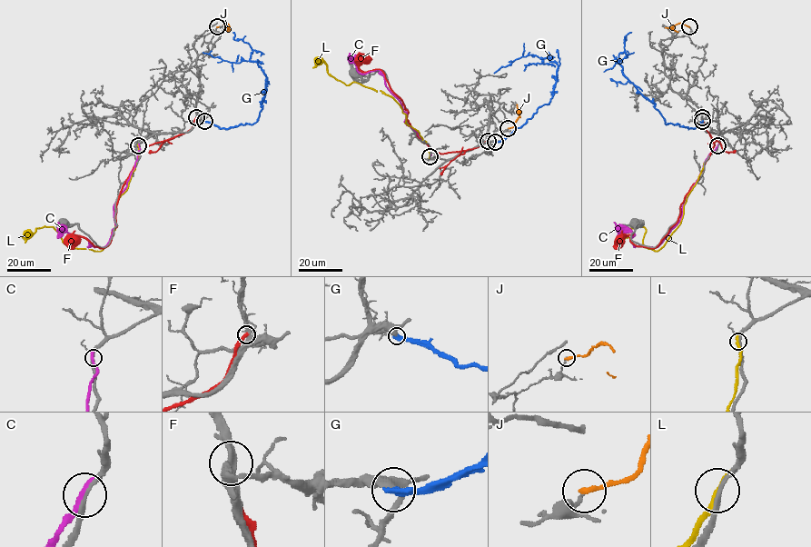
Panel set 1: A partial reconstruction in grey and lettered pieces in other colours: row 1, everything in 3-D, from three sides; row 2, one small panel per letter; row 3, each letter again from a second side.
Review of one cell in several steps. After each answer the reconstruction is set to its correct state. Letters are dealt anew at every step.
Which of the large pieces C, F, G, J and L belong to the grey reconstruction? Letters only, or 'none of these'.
G

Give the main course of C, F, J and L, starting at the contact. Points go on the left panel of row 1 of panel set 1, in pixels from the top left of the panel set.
C: (139, 145), (134, 169), (113, 205), (115, 227), (104, 246), (95, 246), (85, 238), (69, 234), (58, 222)
F: (197, 117), (186, 132), (142, 152), (122, 187), (110, 243), (99, 248), (68, 234), (71, 249)
J: (217, 26), (228, 24), (225, 27)
L: (138, 145), (128, 186), (114, 205), (114, 229), (101, 251), (70, 248), (52, 226), (37, 228), (22, 237)

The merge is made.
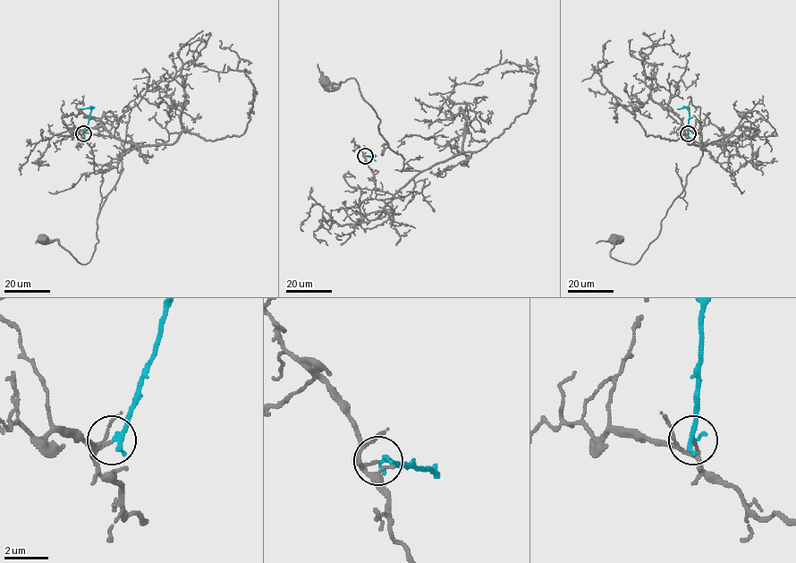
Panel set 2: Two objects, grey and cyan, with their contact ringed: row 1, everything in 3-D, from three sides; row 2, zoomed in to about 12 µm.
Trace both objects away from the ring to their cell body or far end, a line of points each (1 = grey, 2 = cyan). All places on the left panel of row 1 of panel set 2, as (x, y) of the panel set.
1: (82, 133), (96, 174), (138, 146), (122, 157), (87, 263), (44, 238)
2: (83, 133), (90, 109), (81, 108)

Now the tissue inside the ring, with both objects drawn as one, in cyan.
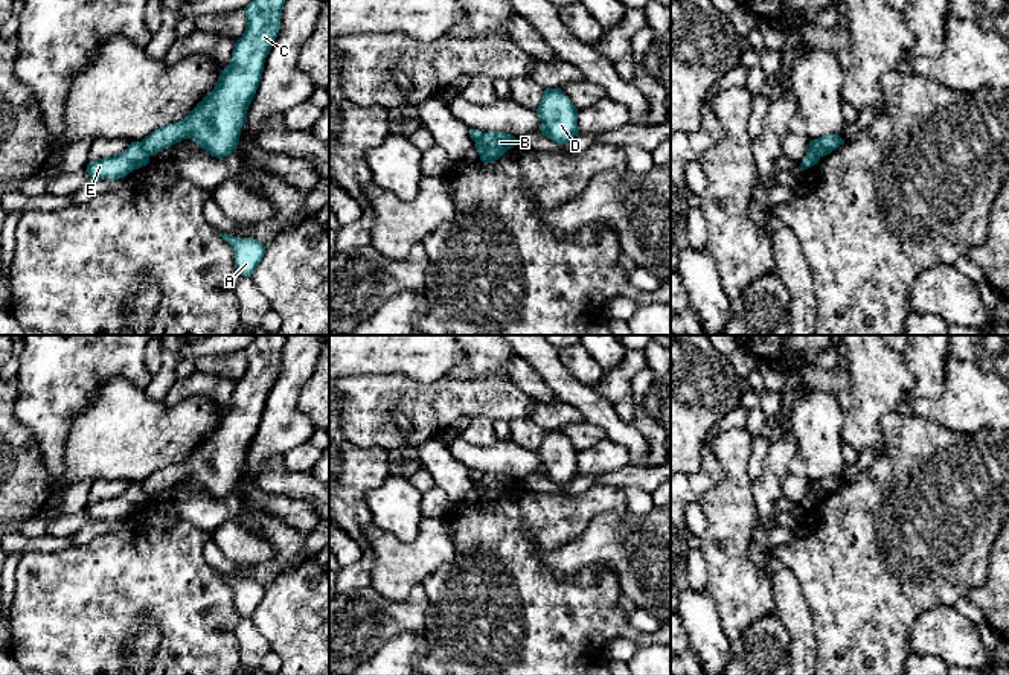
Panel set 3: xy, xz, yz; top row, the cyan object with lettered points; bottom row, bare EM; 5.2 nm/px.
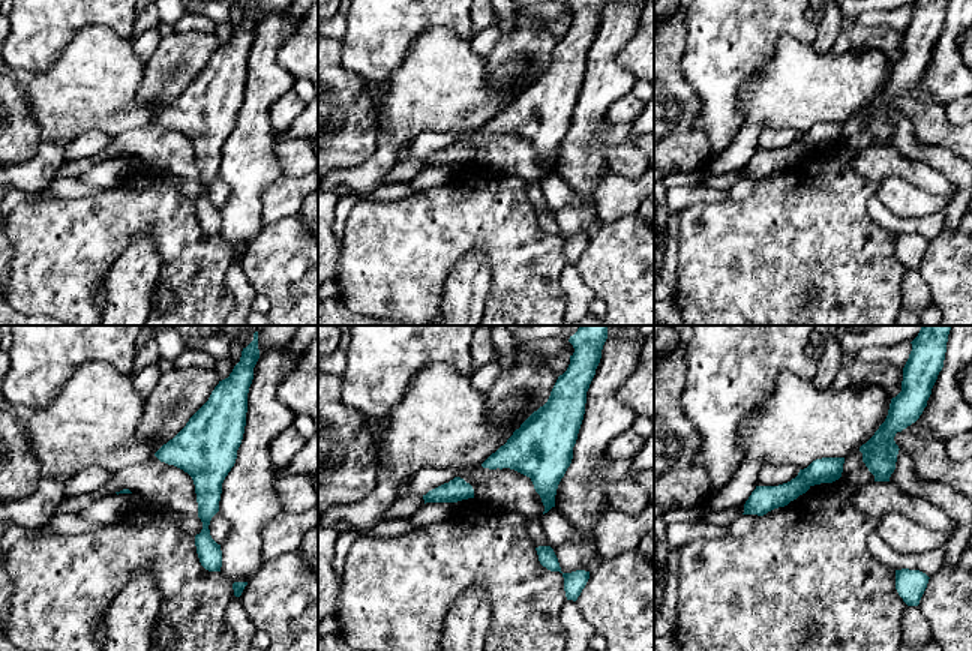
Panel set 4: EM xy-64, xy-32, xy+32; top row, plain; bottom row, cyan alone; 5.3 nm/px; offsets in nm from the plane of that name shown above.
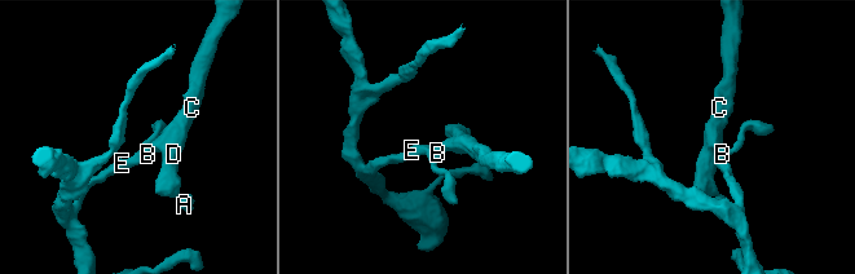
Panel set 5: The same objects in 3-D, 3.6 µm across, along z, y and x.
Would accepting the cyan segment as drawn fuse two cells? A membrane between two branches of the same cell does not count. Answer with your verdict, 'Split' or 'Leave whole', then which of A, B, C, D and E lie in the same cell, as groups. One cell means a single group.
Split. Groups: A B C D / E

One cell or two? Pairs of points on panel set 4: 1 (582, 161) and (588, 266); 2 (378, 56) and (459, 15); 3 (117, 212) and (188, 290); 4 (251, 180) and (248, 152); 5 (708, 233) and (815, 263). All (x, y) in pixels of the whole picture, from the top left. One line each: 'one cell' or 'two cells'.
1: two cells
2: one cell
3: one cell
4: one cell
5: one cell

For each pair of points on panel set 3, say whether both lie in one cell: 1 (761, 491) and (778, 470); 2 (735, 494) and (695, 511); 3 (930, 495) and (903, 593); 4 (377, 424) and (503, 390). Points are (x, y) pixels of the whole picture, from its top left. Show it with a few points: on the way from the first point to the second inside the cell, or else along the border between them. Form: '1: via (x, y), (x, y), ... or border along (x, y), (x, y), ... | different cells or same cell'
1: via (765, 486), (773, 474) | same cell
2: border along (697, 502), (706, 521), (706, 532), (701, 538) | different cells
3: via (921, 520), (903, 541), (903, 569) | same cell
4: via (404, 399), (470, 398) | same cell

